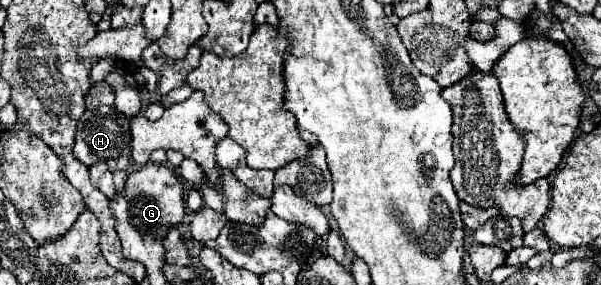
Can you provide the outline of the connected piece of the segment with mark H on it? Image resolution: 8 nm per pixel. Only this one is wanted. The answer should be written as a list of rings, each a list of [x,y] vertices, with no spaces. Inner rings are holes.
[[[99,106],[99,108],[93,108],[93,110],[85,110],[83,116],[77,122],[77,134],[75,134],[75,146],[73,146],[75,158],[81,160],[85,166],[91,166],[95,162],[107,162],[111,172],[129,170],[131,168],[129,122],[131,122],[131,118],[127,118],[115,106]]]

